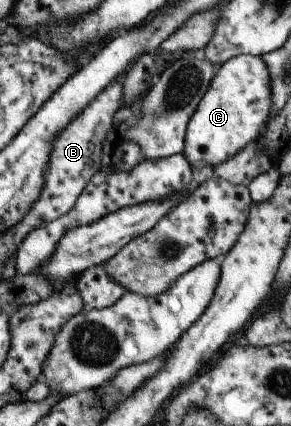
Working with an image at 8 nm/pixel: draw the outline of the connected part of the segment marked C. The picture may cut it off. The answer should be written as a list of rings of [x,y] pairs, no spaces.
[[[237,55],[219,65],[188,120],[183,139],[182,155],[190,166],[216,165],[239,152],[249,141],[258,139],[268,121],[270,107],[269,73],[259,56]]]

